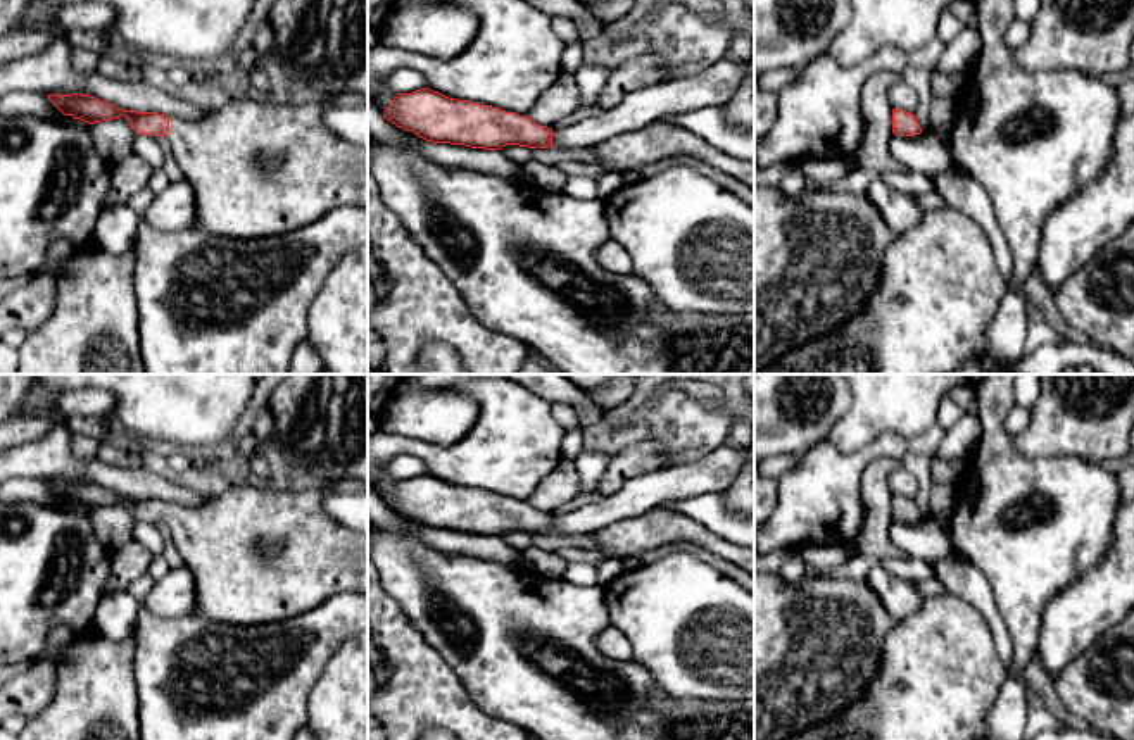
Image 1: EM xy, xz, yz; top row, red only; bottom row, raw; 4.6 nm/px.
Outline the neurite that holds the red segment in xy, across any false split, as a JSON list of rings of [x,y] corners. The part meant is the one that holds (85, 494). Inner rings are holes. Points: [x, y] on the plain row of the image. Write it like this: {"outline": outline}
{"outline": [[[52,480],[47,483],[64,502],[72,502],[88,511],[124,502],[136,521],[166,523],[183,566],[190,569],[195,580],[195,611],[192,616],[245,626],[278,623],[307,612],[337,593],[368,593],[368,536],[335,523],[323,509],[326,493],[333,492],[333,483],[306,492],[273,490],[264,485],[238,485],[197,507],[157,499],[123,497],[83,480]],[[261,538],[283,540],[281,552],[271,562],[264,562],[252,549]]]}

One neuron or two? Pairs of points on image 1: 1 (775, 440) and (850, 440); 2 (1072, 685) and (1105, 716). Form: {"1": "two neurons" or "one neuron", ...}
{"1": "two neurons", "2": "one neuron"}

